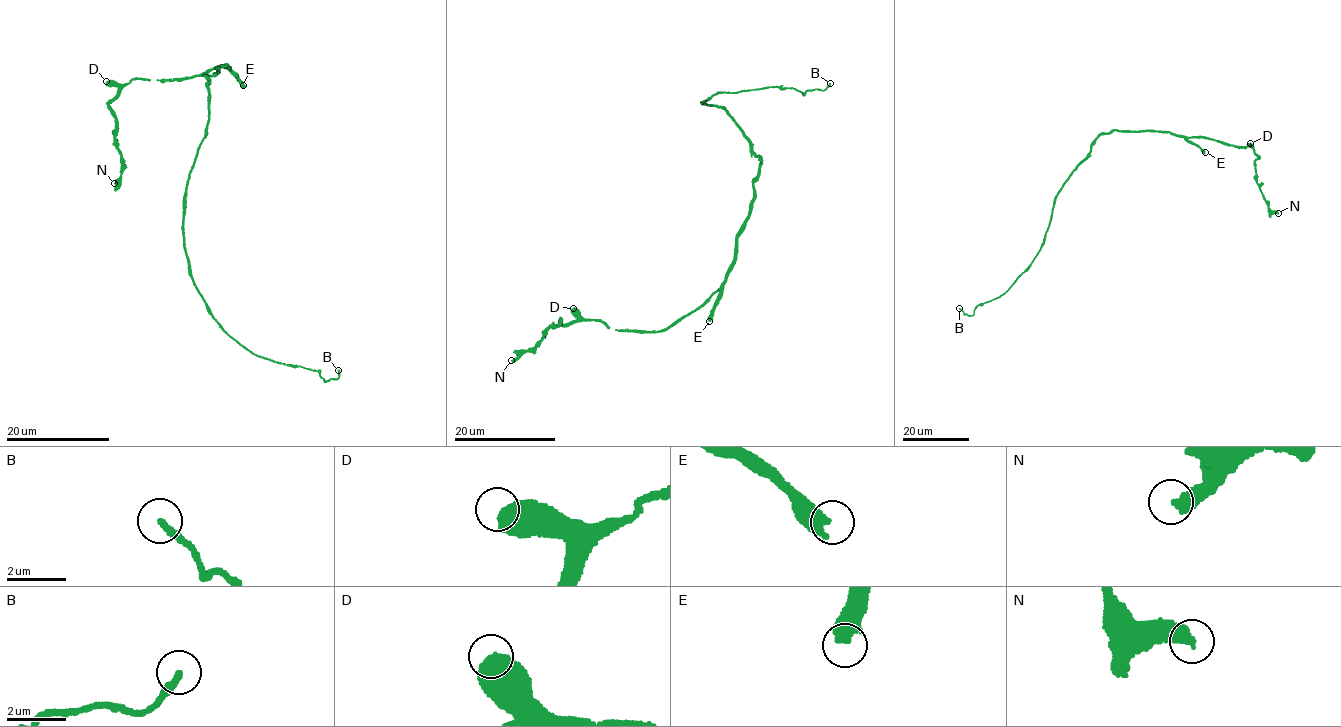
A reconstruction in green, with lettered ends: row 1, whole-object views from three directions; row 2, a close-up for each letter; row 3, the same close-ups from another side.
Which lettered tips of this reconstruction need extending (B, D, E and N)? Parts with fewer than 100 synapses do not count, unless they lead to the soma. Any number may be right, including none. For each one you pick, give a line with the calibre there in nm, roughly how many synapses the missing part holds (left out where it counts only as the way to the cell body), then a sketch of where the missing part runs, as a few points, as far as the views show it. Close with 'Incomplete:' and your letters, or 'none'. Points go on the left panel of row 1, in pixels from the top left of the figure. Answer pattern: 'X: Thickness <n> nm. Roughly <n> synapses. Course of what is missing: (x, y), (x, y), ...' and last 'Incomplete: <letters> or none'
E: Thickness 500 nm. Roughly 200 synapses. Course of what is missing: (243, 85), (255, 91), (268, 110), (268, 125), (261, 128), (243, 114), (251, 140), (240, 150), (264, 193)
Incomplete: E

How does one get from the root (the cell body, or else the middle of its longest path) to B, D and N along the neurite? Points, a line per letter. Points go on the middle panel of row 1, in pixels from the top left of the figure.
B: (761, 163), (727, 112), (700, 103), (719, 92), (767, 87), (796, 88), (804, 94), (823, 90), (830, 83)
D: (761, 163), (735, 263), (726, 281), (699, 307), (656, 332), (615, 330), (581, 318), (573, 308)
N: (761, 163), (735, 263), (726, 281), (699, 307), (656, 332), (558, 320), (511, 360)

